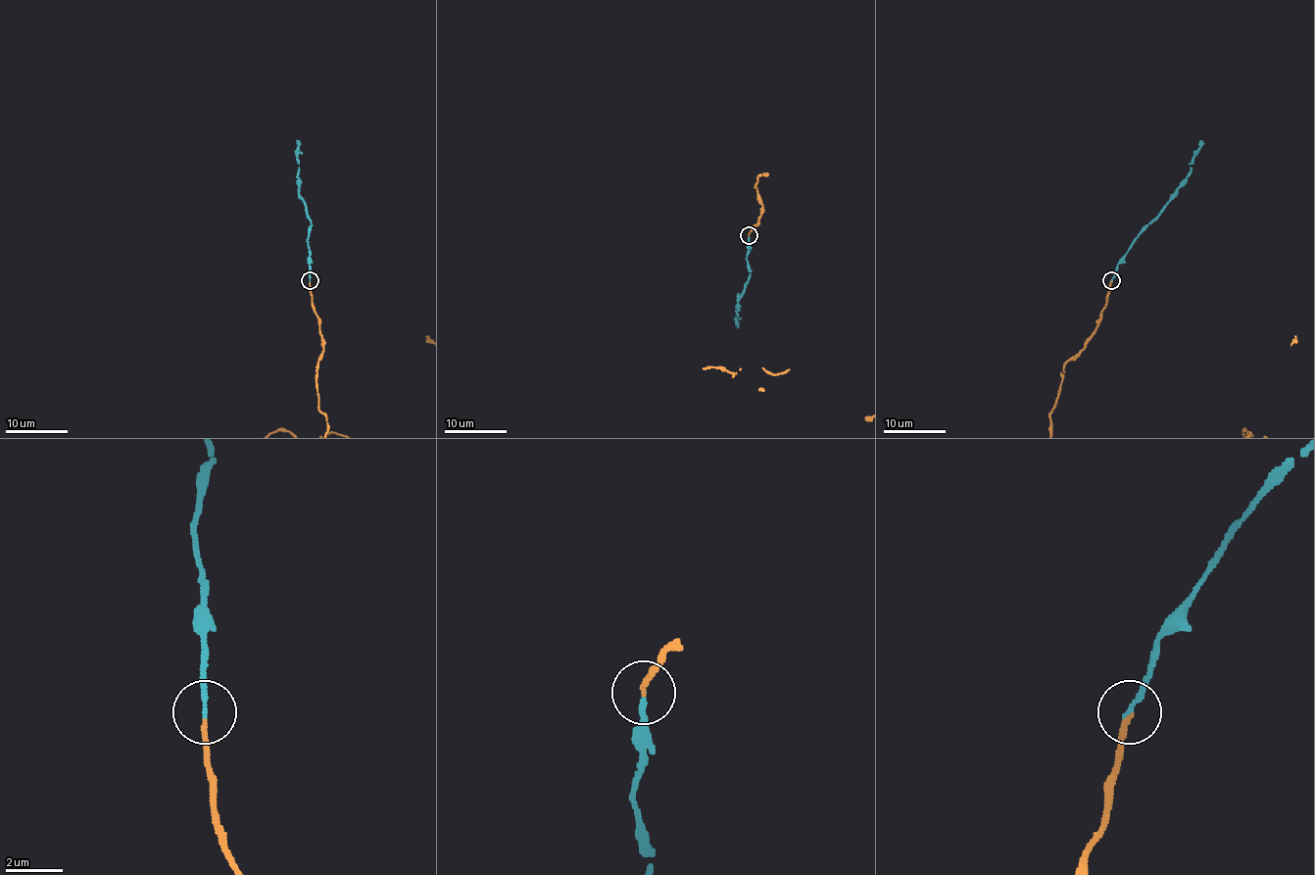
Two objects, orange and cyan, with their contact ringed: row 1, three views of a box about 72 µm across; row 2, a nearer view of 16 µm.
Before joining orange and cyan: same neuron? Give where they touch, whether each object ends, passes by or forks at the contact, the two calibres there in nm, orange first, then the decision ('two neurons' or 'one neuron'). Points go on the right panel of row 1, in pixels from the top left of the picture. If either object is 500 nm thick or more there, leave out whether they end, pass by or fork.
(1111, 280) | orange ends | cyan ends | 160/170 nm | one neuron

